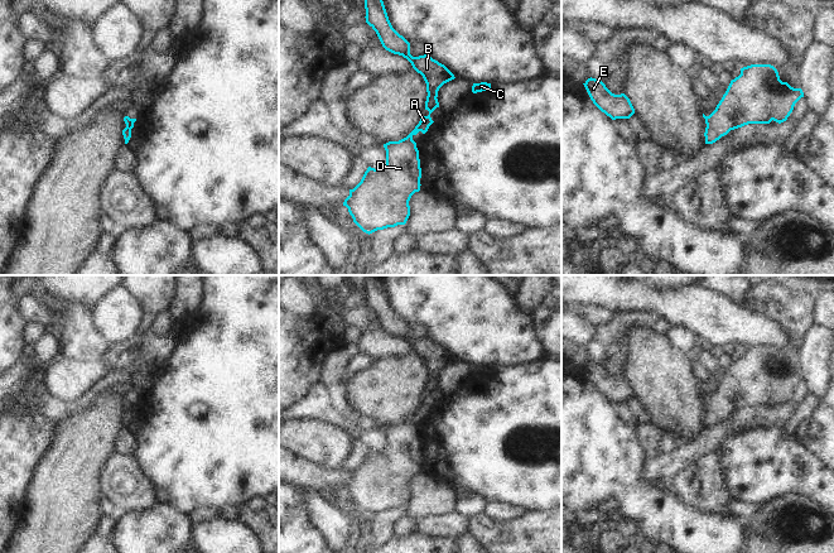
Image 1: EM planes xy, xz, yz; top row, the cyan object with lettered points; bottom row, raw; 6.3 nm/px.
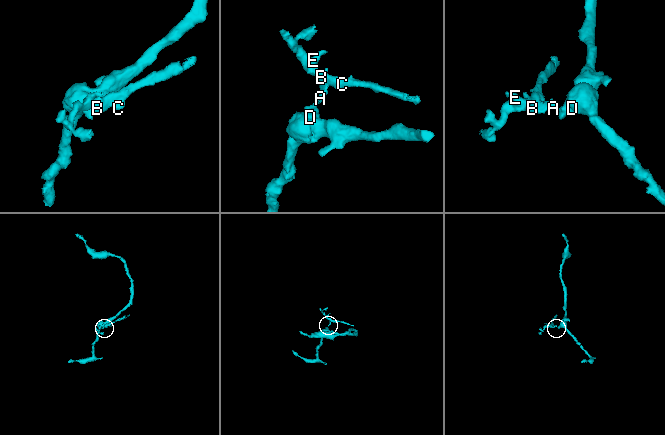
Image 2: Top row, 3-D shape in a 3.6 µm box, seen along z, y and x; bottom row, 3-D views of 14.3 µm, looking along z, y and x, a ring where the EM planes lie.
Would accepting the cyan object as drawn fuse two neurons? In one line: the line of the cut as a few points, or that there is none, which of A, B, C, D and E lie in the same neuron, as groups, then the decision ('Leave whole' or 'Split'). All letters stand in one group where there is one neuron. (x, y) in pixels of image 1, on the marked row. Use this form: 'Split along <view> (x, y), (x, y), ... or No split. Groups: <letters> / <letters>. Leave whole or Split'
Split along xz (408, 135), (411, 139). Groups: A B C E / D. Split

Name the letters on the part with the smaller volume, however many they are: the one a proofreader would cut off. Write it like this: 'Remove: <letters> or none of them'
Remove: A, B, C, E

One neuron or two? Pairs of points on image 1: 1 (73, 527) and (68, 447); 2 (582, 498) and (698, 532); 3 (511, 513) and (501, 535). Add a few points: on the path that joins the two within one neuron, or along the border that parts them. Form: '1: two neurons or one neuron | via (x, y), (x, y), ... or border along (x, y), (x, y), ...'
1: one neuron | via (68, 506), (68, 467)
2: one neuron | via (611, 490), (630, 490), (669, 522)
3: two neurons | border along (524, 511), (505, 522), (493, 522), (482, 514)

